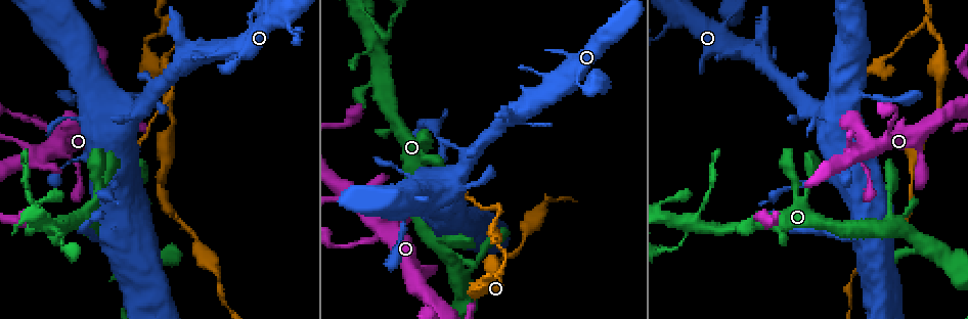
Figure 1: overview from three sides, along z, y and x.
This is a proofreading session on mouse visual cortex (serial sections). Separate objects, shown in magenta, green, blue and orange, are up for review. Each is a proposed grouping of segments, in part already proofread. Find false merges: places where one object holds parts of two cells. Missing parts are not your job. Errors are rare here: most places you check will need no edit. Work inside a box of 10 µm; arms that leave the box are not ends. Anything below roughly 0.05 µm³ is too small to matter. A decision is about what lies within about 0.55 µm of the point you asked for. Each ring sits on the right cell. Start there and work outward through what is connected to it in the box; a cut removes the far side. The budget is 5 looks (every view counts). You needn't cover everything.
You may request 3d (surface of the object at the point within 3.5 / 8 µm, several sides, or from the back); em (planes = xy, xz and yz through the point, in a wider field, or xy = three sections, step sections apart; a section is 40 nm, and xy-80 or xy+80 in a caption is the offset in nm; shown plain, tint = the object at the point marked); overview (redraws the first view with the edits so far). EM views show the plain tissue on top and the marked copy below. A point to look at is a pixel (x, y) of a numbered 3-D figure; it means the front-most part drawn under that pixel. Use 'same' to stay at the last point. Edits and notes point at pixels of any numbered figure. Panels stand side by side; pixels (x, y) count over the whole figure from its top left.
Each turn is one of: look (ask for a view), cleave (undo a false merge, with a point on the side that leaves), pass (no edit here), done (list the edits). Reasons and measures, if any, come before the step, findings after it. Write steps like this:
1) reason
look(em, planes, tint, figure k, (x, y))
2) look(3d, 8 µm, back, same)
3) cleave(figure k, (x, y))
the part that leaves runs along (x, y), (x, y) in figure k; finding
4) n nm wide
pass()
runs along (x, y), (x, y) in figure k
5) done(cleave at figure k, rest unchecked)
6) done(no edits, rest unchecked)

thin arm on a thick one
look(3d, 3.5 µm, figure 1, (63, 152))

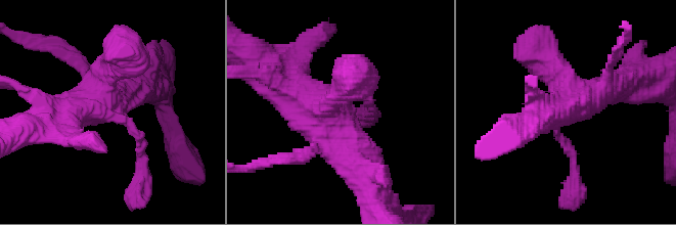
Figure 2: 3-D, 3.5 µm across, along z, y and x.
4 arms; arms of 150, 450, 500, 500 nm
look(em, xy, step 5, tint, figure 2, (107, 109))

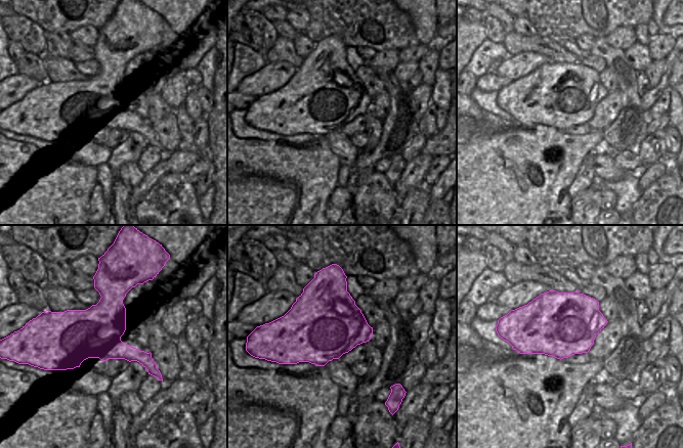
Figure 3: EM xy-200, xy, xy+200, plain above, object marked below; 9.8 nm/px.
pass()
runs along (369, 171), (344, 134), (272, 75) in figure 2; one cell here

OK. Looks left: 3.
thin neck
look(3d, 3.5 µm, figure 1, (677, 247))

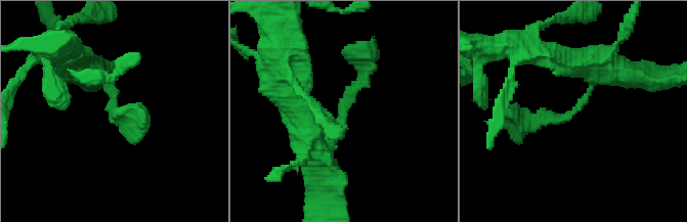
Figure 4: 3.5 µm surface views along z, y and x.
look(em, xy, step 3, tint, figure 4, (110, 112))

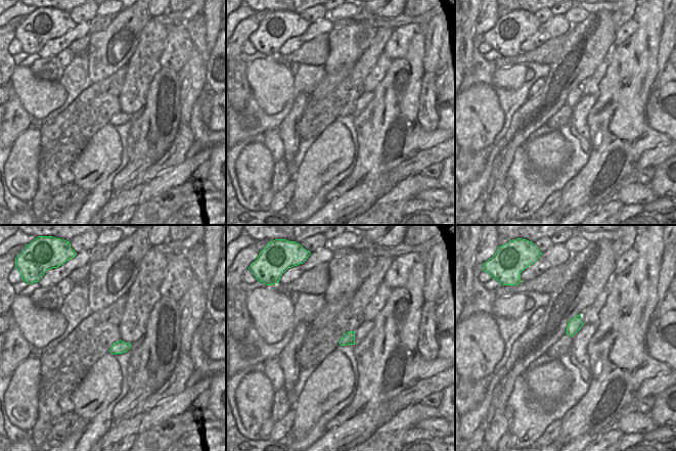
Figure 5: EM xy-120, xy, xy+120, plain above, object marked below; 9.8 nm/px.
arms of 200, 200 nm
pass()
runs along (311, 146), (343, 131), (362, 55) in figure 4; all the same cell

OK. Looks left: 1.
done(no edits, rest unchecked)

